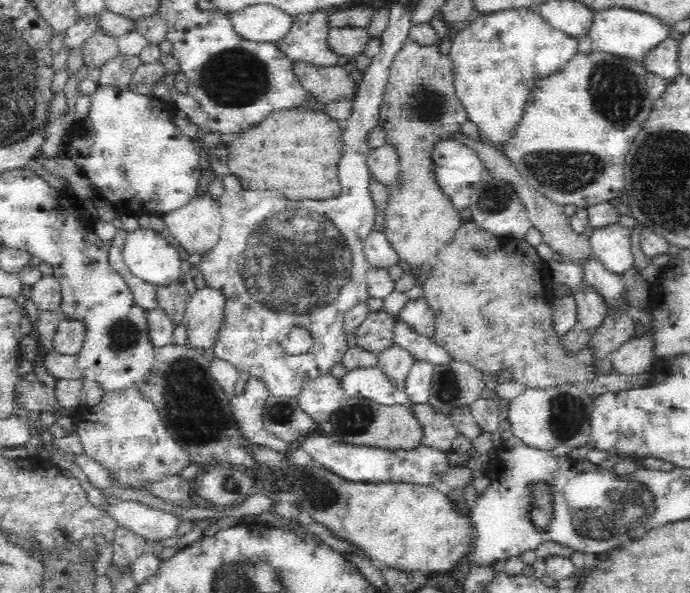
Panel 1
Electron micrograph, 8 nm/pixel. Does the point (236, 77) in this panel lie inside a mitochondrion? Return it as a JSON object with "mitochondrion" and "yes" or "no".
{"mitochondrion":"yes"}

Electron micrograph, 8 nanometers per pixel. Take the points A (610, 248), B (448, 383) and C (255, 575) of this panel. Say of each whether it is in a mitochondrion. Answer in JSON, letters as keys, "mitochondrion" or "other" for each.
{"A":"other","B":"mitochondrion","C":"mitochondrion"}

